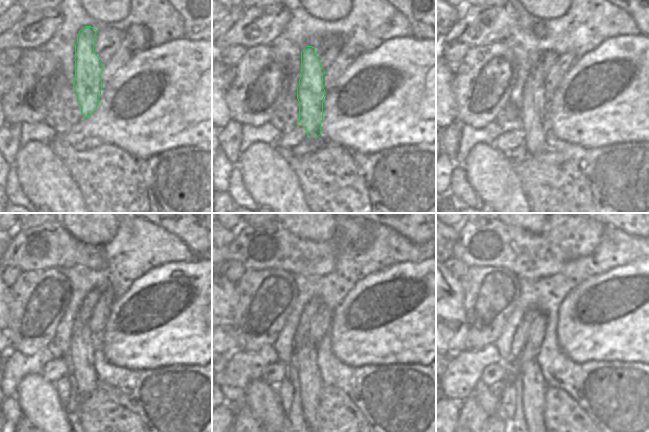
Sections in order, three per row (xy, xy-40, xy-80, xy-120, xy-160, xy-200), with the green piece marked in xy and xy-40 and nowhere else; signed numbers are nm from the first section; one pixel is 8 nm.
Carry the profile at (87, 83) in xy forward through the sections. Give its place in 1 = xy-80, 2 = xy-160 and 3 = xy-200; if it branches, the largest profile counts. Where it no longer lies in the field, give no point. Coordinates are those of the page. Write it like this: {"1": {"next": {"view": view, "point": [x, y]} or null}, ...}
{"1": {"next": {"view": "xy-80", "point": [534, 106]}}, "2": {"next": {"view": "xy-160", "point": [309, 376]}}, "3": {"next": {"view": "xy-200", "point": [534, 386]}}}

